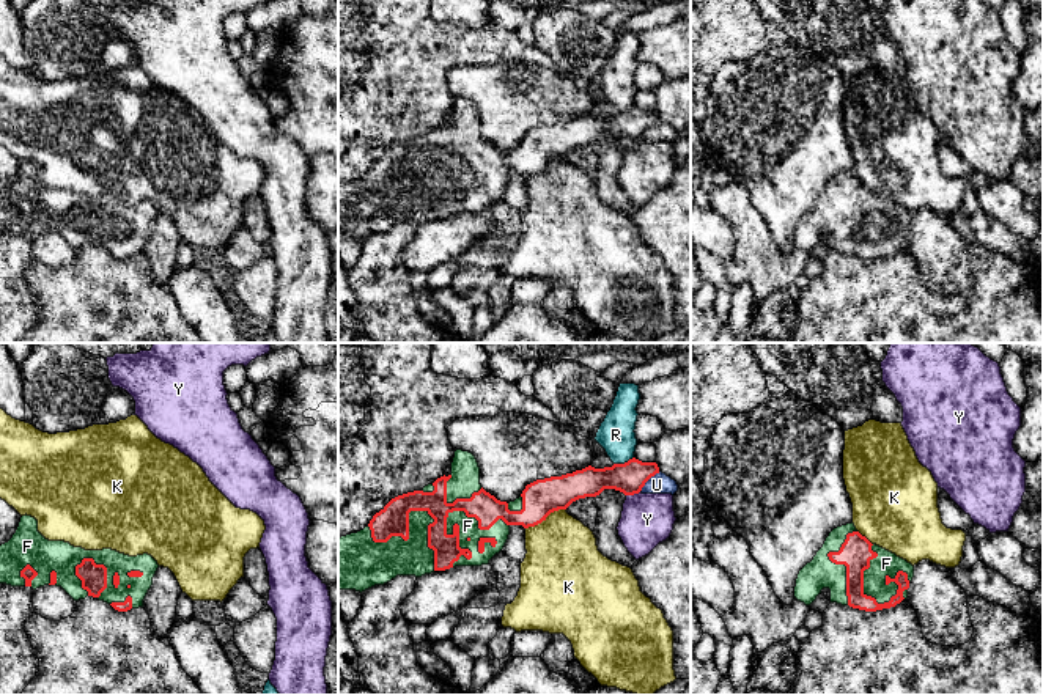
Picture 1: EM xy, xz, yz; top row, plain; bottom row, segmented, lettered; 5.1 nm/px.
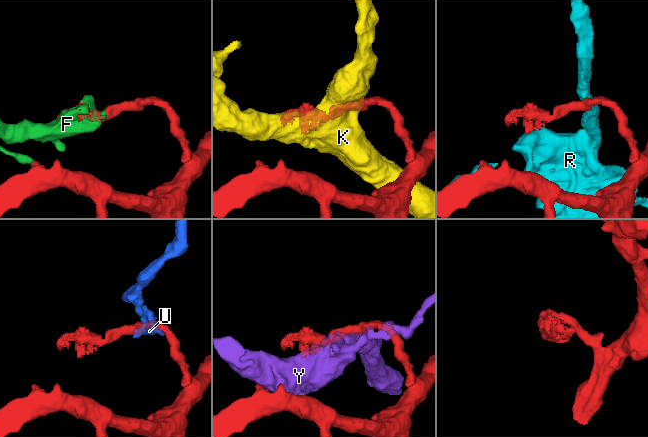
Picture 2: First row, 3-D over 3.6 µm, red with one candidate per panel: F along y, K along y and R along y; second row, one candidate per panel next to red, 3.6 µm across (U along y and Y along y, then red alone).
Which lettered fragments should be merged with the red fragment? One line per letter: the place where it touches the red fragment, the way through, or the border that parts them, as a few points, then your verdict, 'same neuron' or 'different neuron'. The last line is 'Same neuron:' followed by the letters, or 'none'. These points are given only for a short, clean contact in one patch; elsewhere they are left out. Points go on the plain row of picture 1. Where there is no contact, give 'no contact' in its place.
F: xz (445, 175) | same neuron
K: xz (545, 165) | different neuron
R: xz (625, 110) | along xz (633, 104), (614, 112) | different neuron
U: xz (648, 126) | different neuron
Y: xz (633, 142) | along xz (639, 139), (626, 143) | different neuron
Same neuron: F

